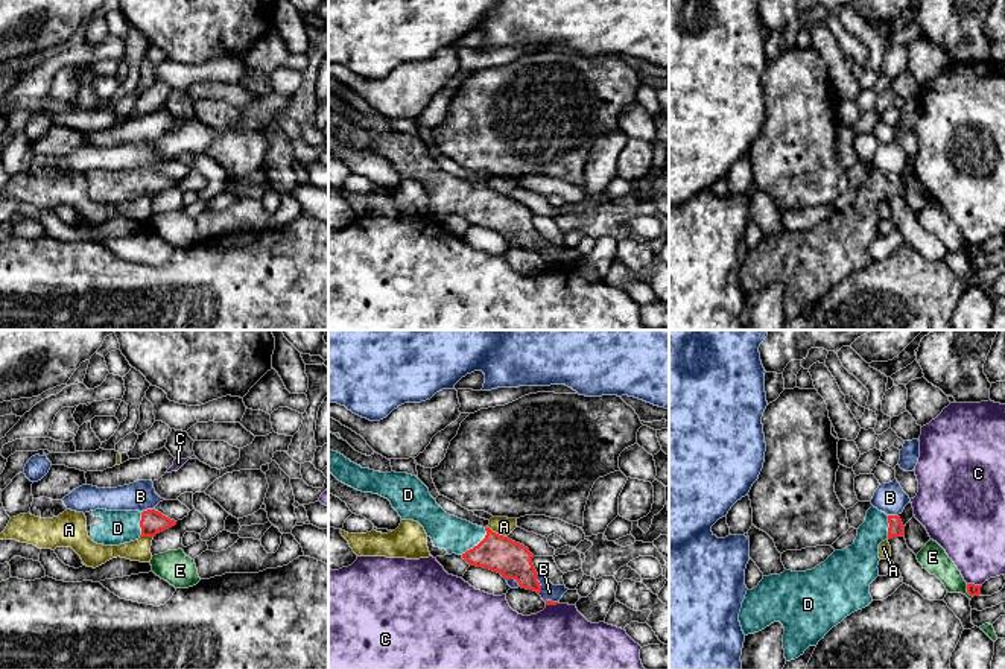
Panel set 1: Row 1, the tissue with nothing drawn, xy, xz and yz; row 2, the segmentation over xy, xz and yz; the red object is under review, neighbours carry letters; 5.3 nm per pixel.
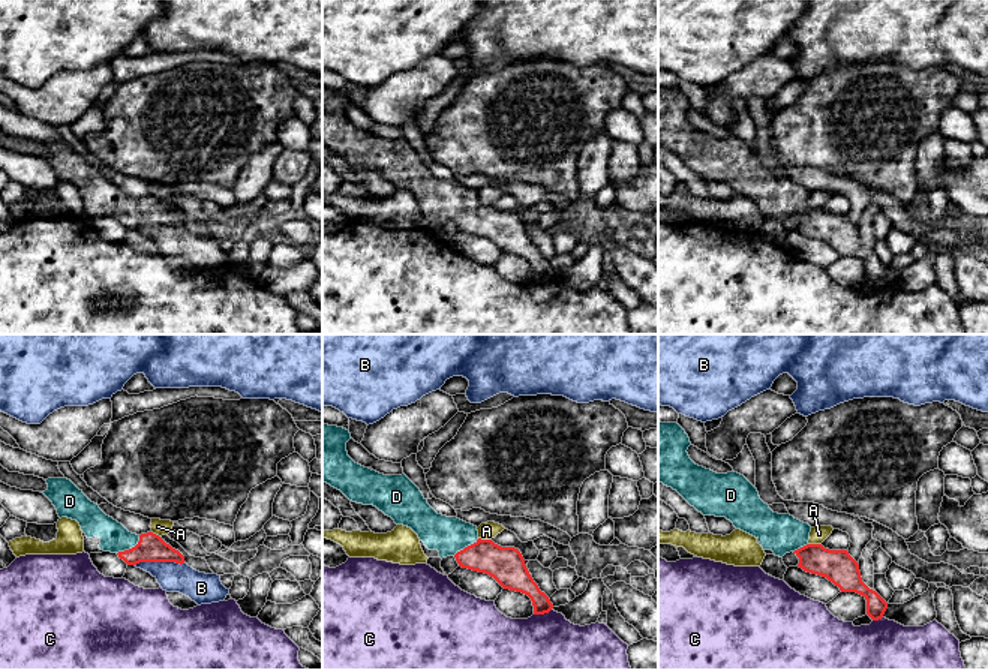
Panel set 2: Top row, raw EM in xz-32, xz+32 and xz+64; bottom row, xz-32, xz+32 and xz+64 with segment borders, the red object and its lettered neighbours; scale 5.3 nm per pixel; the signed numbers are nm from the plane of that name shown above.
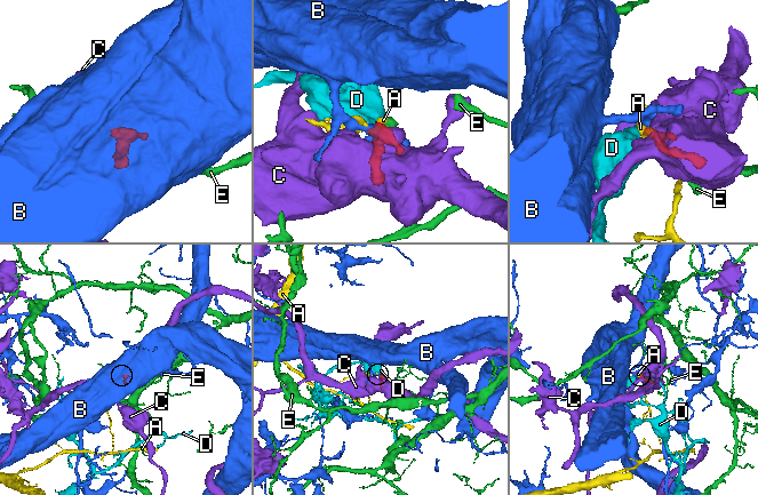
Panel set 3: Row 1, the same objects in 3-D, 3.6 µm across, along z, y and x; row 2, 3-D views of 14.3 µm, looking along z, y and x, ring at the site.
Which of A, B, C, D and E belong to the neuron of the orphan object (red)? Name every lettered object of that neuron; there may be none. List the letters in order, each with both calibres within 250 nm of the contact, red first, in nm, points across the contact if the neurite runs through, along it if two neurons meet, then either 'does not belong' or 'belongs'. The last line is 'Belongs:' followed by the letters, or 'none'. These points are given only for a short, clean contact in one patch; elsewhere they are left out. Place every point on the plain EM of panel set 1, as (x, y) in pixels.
A: 190/100 nm | along xz (488, 186), (507, 196) | does not belong
B: 190/90 nm | does not belong
C: 60/340 nm | does not belong
D: 190/190 nm | across xz (496, 212), (478, 204), (456, 195) | belongs
E: 60/140 nm | does not belong
Belongs: D

